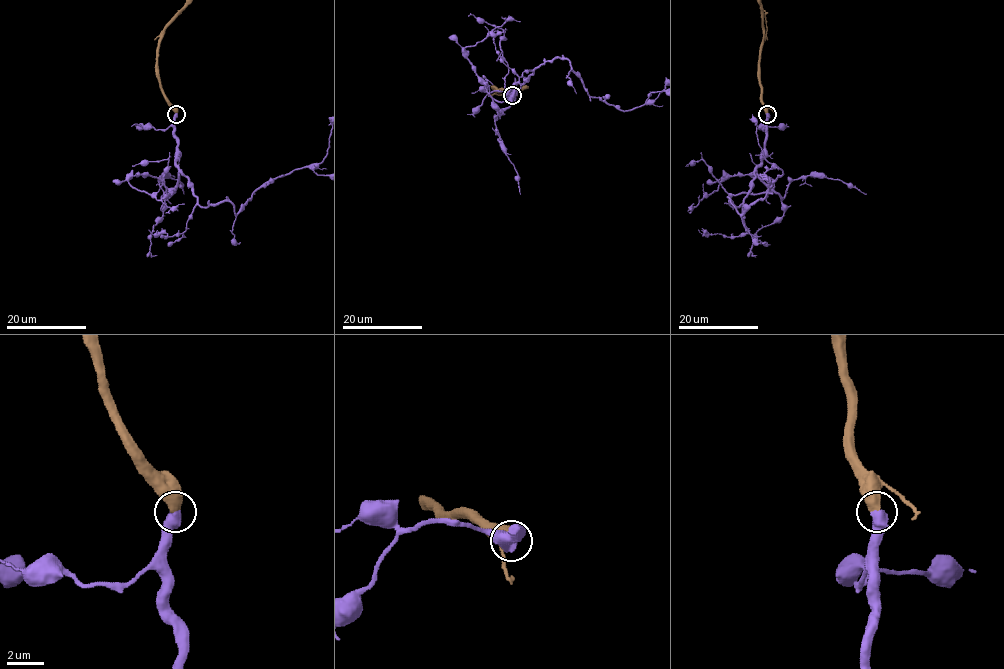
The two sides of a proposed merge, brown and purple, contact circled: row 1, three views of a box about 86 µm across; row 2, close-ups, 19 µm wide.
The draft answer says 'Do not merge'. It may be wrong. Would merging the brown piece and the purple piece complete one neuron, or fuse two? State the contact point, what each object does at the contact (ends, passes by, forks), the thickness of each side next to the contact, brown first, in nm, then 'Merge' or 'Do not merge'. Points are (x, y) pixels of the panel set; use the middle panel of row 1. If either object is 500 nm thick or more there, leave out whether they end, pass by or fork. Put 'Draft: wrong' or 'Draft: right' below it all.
Place: (512, 95). Thickness 650 nm (brown) against 650 nm. Do not merge
Draft: right

